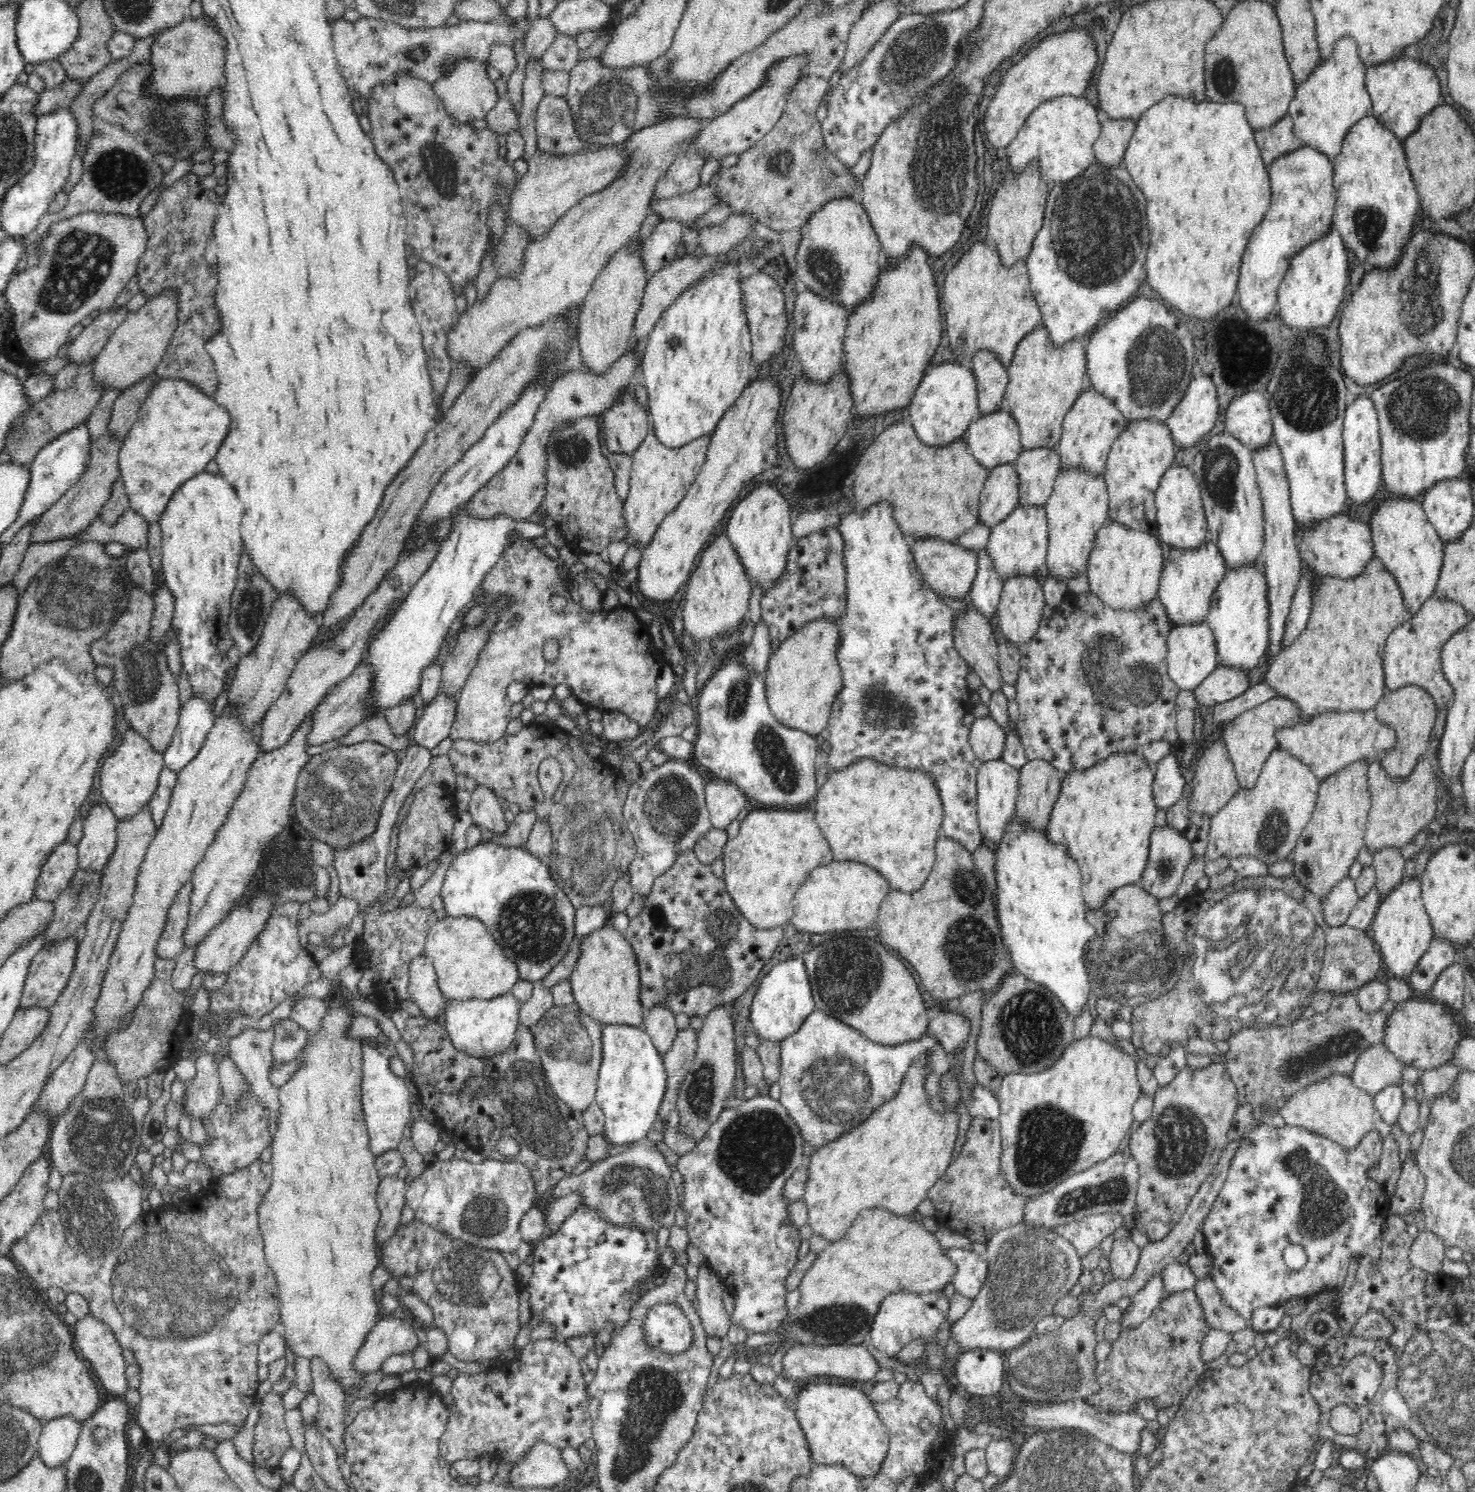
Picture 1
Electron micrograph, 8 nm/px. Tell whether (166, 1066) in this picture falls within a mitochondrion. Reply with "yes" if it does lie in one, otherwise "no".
no

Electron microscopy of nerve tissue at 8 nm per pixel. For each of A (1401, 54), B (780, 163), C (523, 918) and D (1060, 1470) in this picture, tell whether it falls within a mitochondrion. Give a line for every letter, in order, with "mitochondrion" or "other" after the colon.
A: other
B: mitochondrion
C: mitochondrion
D: mitochondrion

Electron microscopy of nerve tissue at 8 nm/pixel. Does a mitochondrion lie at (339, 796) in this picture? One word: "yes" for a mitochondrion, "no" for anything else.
yes

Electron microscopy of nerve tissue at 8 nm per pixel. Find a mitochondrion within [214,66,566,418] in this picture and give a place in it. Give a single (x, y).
(441, 169)

